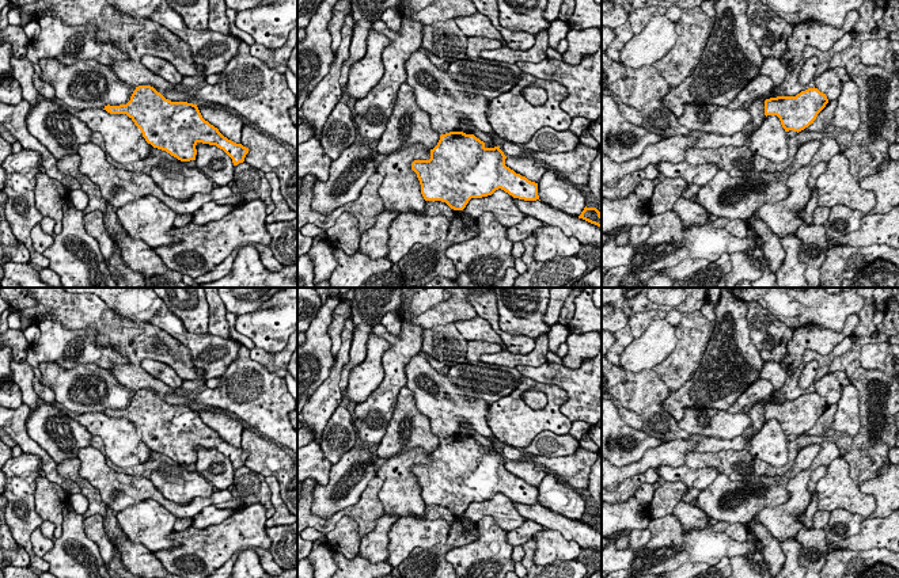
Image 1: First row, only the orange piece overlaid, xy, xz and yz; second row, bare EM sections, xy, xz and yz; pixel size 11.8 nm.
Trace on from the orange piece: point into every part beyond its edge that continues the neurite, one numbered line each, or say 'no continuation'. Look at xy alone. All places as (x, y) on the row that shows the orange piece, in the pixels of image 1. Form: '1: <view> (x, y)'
no continuation

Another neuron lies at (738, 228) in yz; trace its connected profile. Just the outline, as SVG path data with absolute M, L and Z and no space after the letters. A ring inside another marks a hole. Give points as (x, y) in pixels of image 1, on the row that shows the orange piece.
M718 217L713 221L713 225L716 228L727 229L731 235L736 237L746 237L750 235L750 229L744 220L729 220L725 217Z

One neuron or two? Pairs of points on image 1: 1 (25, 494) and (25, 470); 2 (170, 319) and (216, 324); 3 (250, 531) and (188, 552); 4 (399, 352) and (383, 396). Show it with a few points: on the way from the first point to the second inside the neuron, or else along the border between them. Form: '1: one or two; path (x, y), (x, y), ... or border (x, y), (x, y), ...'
1: one; path (25, 489), (25, 475)
2: two; border (208, 331), (232, 339)
3: one; path (235, 533), (203, 551)
4: one; path (394, 362), (394, 380), (390, 386)

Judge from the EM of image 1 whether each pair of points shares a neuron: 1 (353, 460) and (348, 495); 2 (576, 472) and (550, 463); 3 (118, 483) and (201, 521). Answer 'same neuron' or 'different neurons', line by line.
1: same neuron
2: same neuron
3: different neurons

